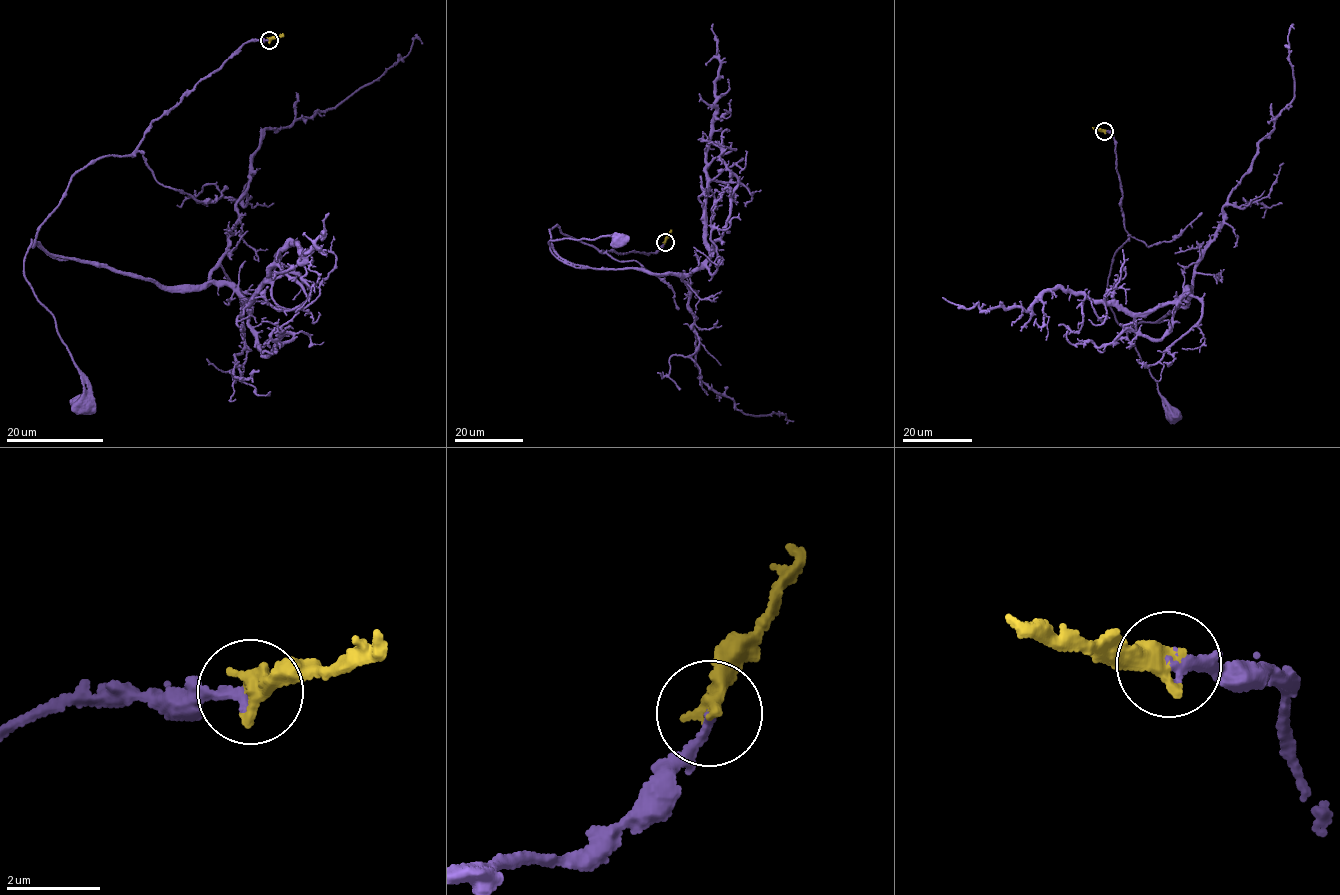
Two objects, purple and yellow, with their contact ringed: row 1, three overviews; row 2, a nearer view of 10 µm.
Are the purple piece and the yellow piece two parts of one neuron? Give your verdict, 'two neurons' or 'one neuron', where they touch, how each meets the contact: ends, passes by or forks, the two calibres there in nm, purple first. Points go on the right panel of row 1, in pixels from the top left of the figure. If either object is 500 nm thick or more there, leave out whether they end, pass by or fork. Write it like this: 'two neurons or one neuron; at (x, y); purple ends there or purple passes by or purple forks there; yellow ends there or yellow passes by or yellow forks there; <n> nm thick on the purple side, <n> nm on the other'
one neuron; at (1104, 131); purple ends there; yellow ends there; 180 nm thick on the purple side, 440 nm on the other

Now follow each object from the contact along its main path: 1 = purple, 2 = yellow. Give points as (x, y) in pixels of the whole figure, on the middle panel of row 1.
1: (665, 242), (649, 253), (600, 252), (558, 224), (548, 243), (602, 235), (617, 240)
2: (665, 242), (670, 230)

